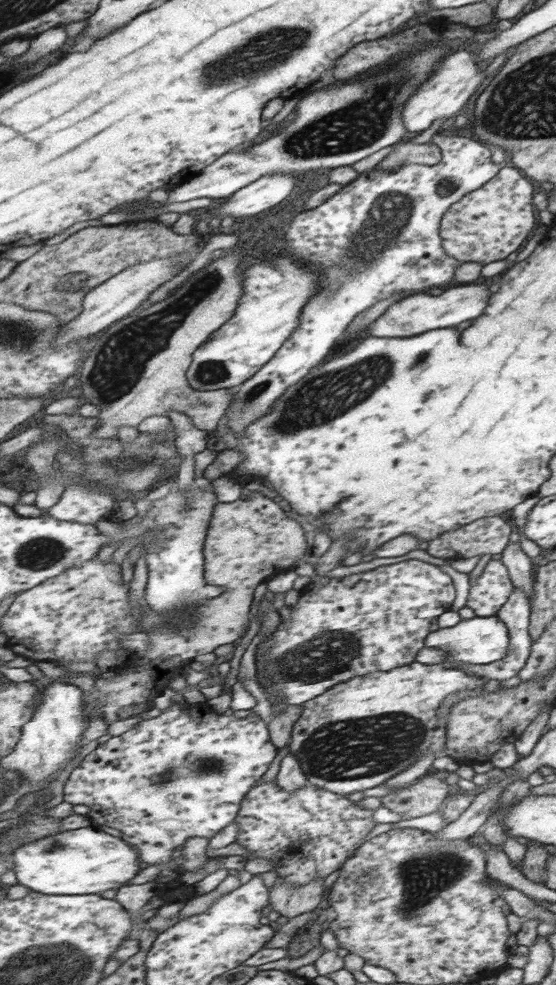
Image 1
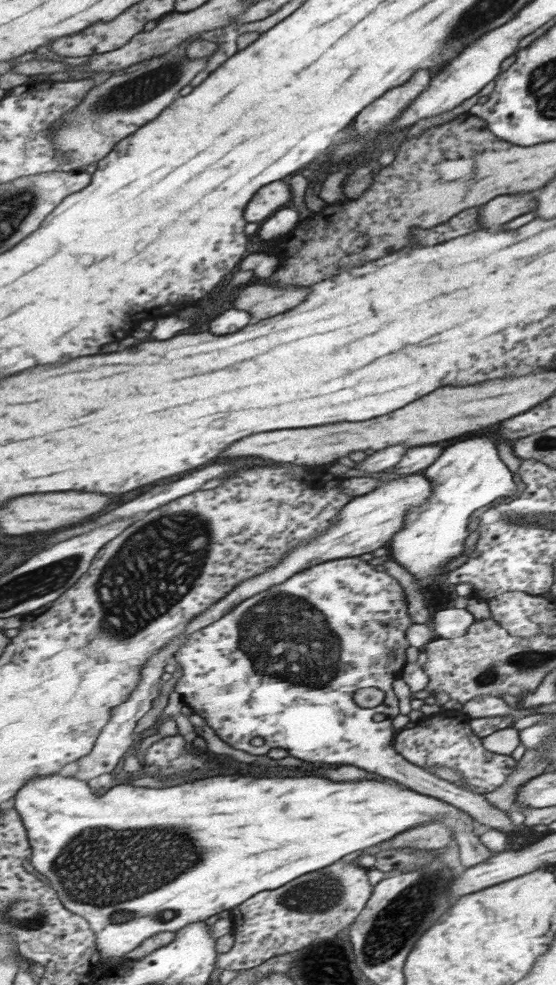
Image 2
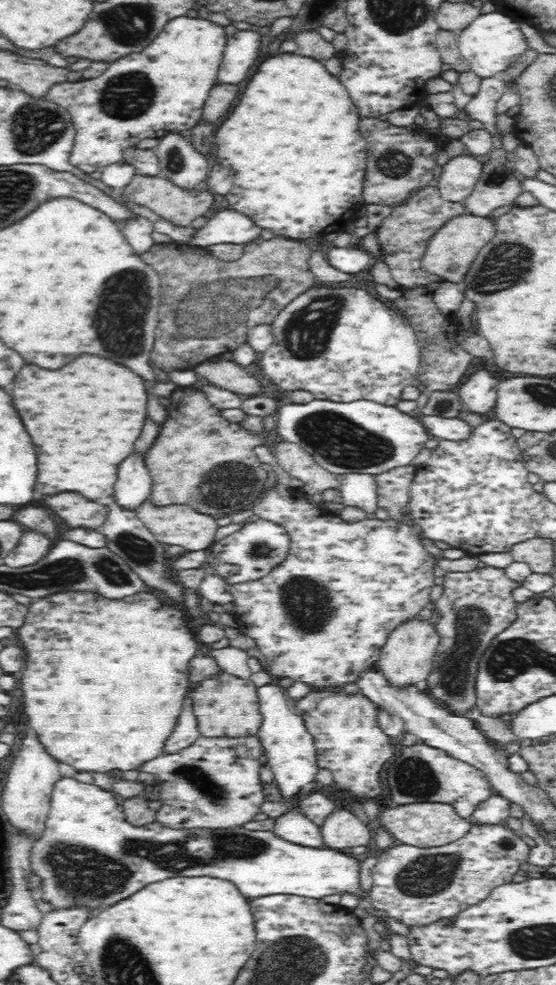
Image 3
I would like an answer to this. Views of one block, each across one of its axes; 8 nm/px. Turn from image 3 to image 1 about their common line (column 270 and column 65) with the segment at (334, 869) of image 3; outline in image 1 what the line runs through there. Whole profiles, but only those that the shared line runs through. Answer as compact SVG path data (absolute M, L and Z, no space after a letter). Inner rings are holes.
M83 827L64 831L56 836L37 840L32 844L20 846L14 853L15 873L18 884L29 887L32 891L48 895L84 896L102 894L107 890L118 890L128 885L145 868L142 852L128 843L123 837L112 836L96 828Z

